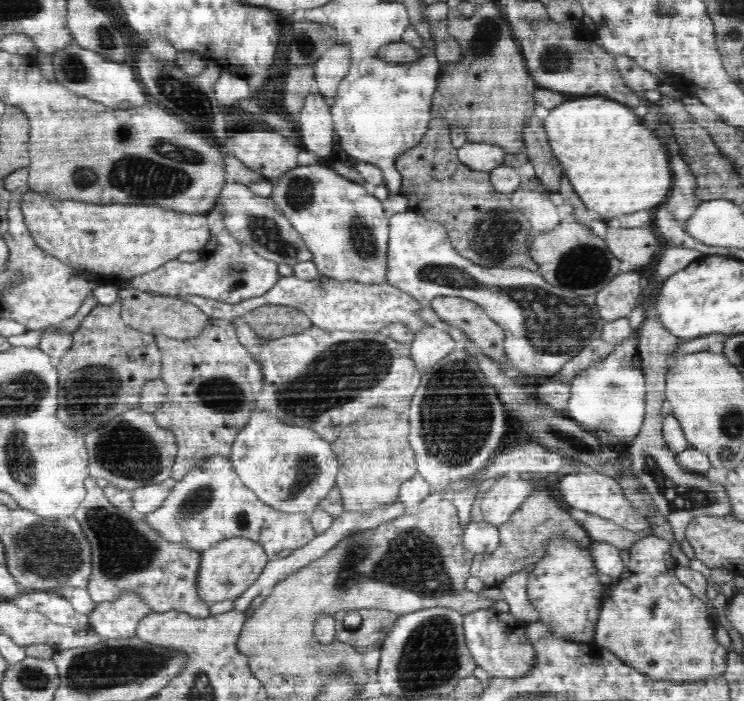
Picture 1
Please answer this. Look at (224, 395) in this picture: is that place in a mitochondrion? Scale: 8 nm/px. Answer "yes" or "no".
yes

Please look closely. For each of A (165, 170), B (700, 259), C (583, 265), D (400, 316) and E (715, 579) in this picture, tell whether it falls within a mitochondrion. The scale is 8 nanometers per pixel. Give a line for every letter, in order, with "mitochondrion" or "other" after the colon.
A: mitochondrion
B: other
C: mitochondrion
D: other
E: other

